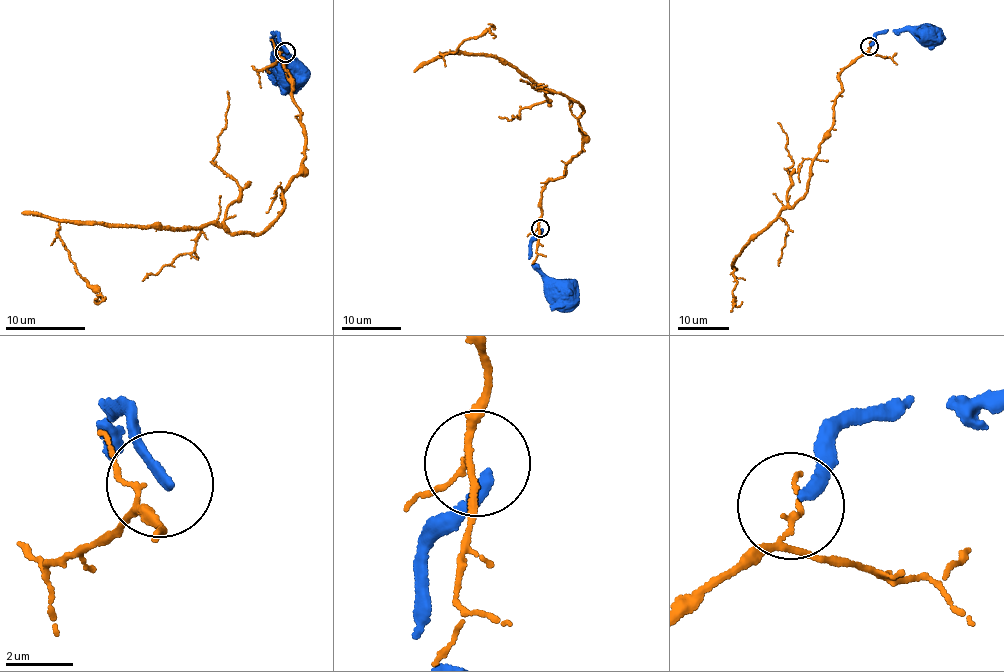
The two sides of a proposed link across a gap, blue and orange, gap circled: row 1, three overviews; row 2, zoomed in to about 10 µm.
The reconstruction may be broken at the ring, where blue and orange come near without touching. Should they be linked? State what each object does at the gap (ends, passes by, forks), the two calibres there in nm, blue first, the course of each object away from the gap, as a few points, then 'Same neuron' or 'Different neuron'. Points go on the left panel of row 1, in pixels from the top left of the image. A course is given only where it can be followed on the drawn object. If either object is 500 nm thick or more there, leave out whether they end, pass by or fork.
At the ring blue ends. At the ring orange passes by. Thickness 280 nm (blue) against 100 nm. Course of blue: (286, 52), (281, 38), (272, 34), (286, 50), (289, 68). Course of orange: (281, 52), (304, 160), (283, 213), (259, 233), (207, 223), (63, 220), (59, 240), (100, 298). Different neuron

